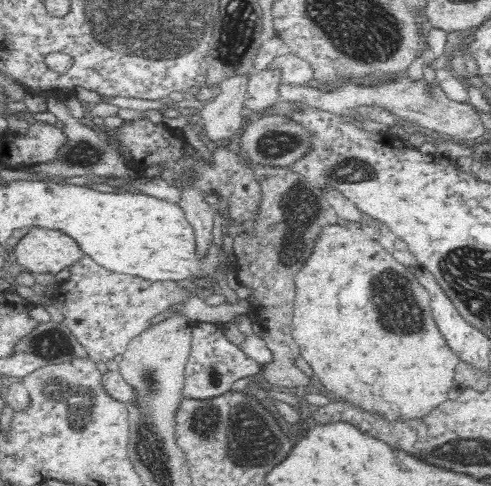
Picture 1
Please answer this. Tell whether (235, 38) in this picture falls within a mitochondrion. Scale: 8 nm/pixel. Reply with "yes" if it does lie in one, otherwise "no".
yes

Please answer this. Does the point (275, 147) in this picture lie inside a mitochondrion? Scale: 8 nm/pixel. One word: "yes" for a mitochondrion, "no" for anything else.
yes

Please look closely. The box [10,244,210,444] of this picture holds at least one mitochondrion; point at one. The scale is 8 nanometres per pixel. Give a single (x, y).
(81, 399)

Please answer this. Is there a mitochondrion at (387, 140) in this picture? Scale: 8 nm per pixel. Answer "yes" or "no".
no

